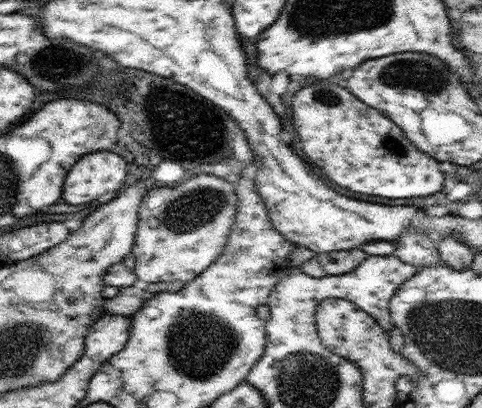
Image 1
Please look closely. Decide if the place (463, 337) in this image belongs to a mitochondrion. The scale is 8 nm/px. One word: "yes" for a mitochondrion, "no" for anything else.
yes

